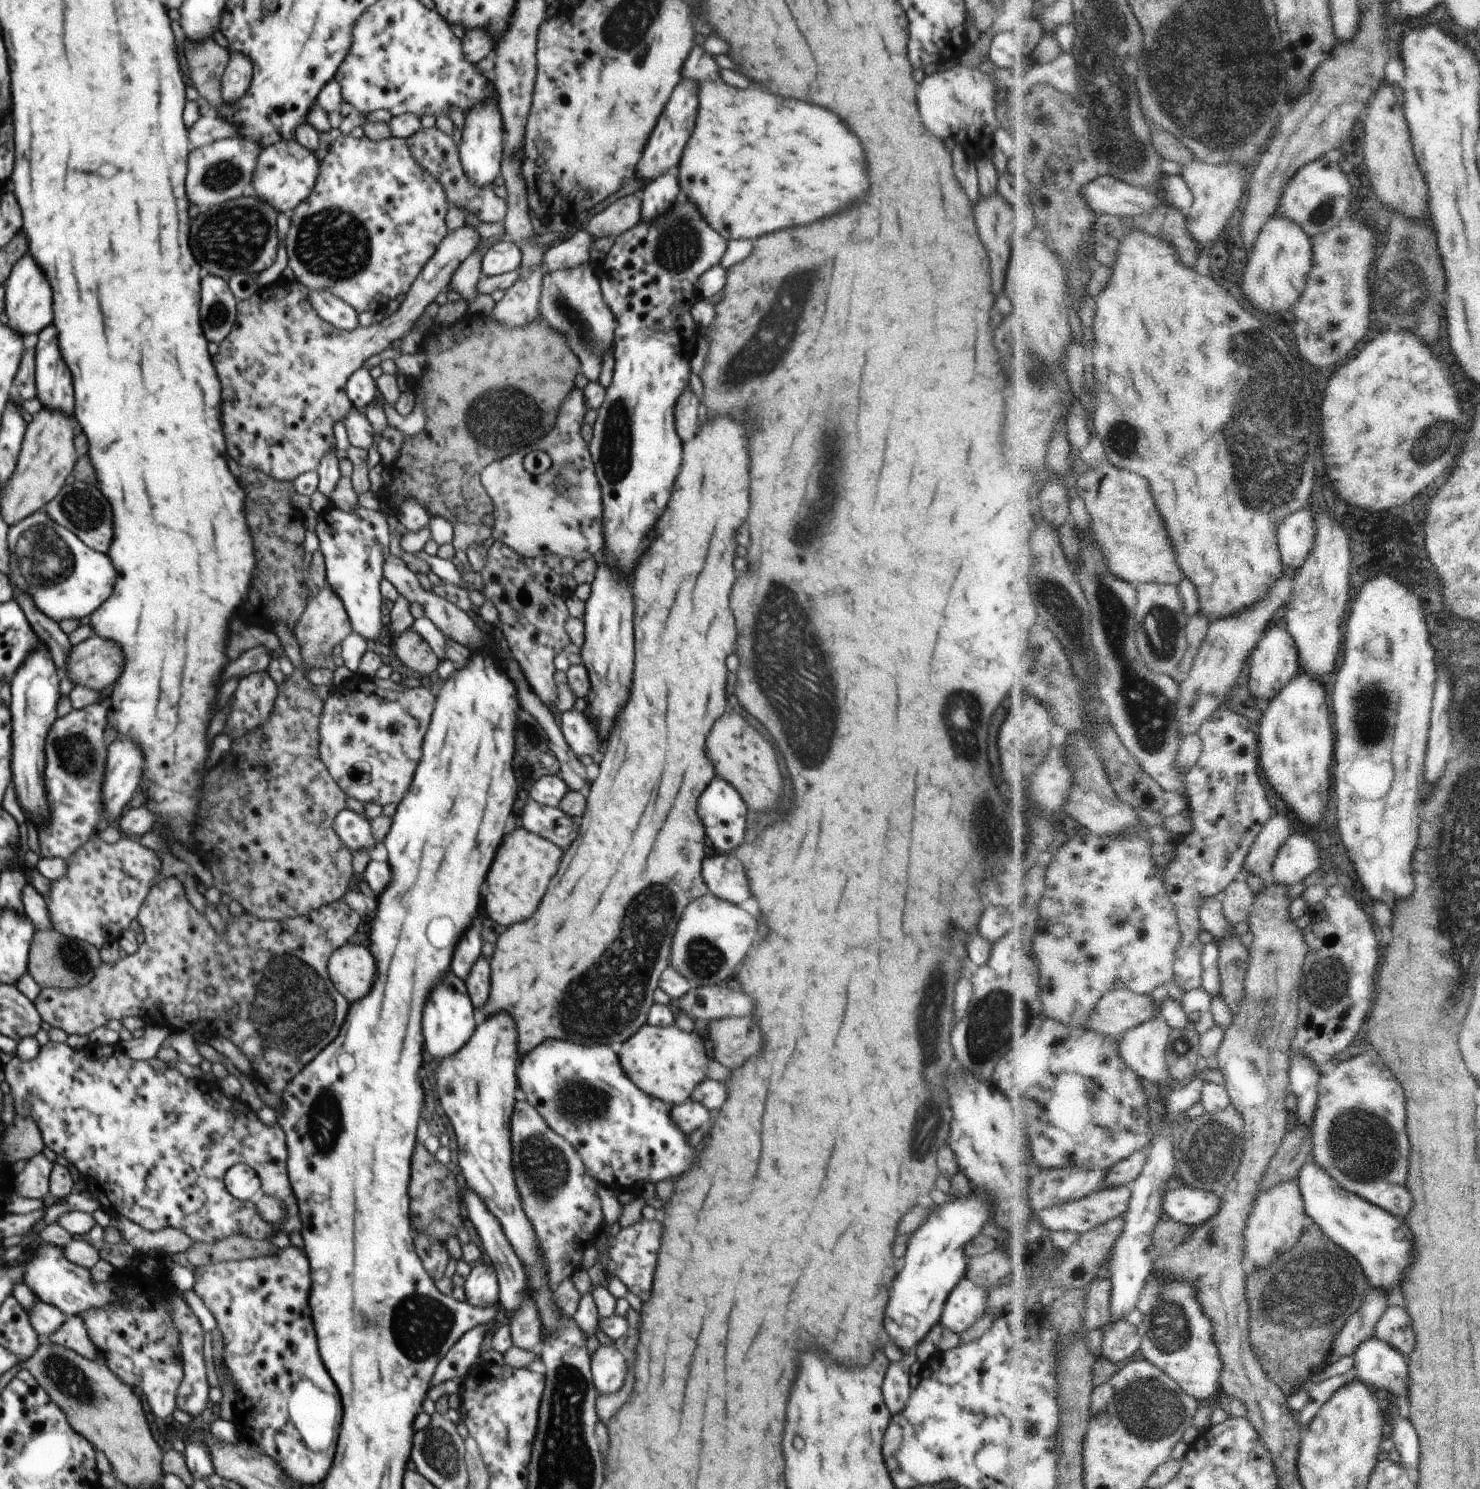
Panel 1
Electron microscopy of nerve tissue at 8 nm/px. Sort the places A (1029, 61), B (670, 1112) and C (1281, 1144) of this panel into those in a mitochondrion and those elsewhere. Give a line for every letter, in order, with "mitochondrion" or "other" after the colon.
A: other
B: other
C: other

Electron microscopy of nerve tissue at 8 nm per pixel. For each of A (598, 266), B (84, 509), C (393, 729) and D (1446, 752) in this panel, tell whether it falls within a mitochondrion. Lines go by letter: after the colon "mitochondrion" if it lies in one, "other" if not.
A: other
B: mitochondrion
C: other
D: mitochondrion

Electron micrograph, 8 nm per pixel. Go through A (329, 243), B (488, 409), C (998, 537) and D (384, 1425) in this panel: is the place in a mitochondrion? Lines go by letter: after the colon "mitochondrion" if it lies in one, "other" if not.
A: mitochondrion
B: mitochondrion
C: other
D: other

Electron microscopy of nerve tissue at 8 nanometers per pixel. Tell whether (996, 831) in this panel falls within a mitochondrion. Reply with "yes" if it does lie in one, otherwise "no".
yes

